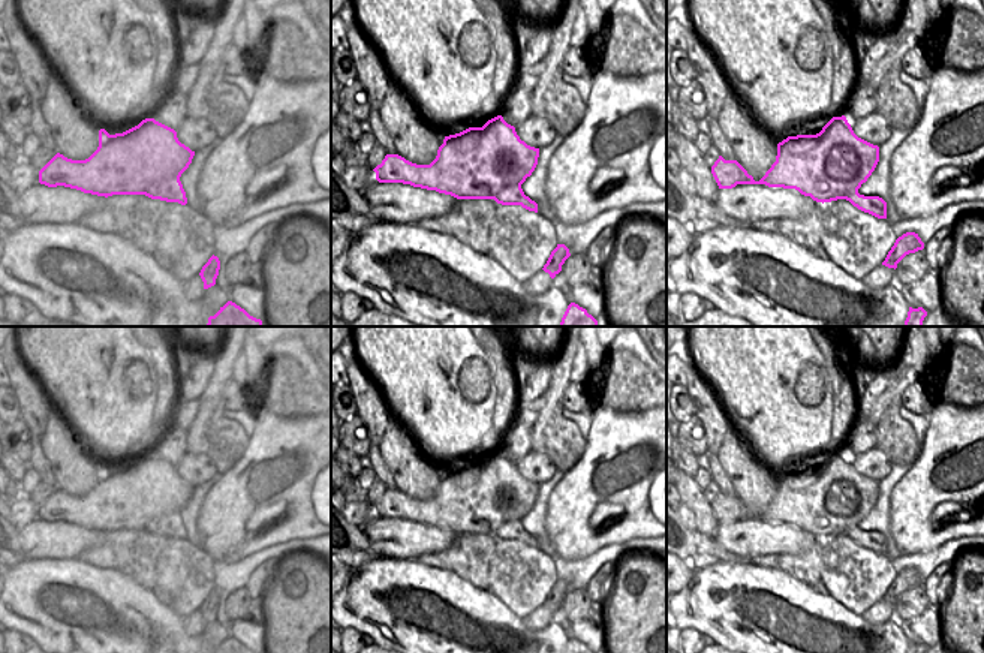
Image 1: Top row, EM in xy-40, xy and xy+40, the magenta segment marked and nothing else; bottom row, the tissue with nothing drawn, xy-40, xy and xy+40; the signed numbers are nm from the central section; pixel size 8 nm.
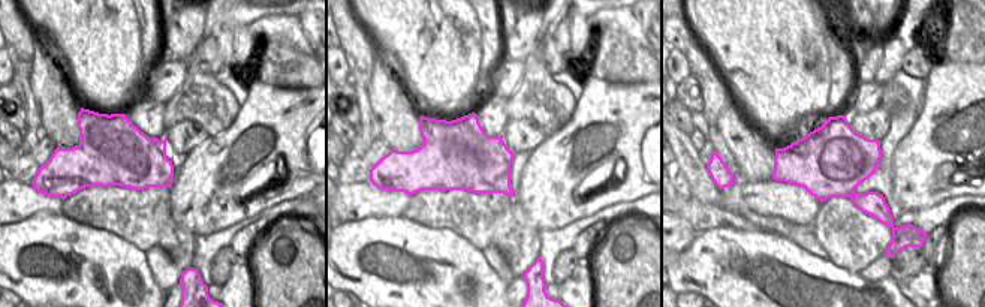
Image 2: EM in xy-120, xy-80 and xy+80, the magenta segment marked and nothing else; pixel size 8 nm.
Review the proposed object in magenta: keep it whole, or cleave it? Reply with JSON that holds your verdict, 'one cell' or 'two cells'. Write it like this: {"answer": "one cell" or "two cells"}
{"answer": "two cells"}

